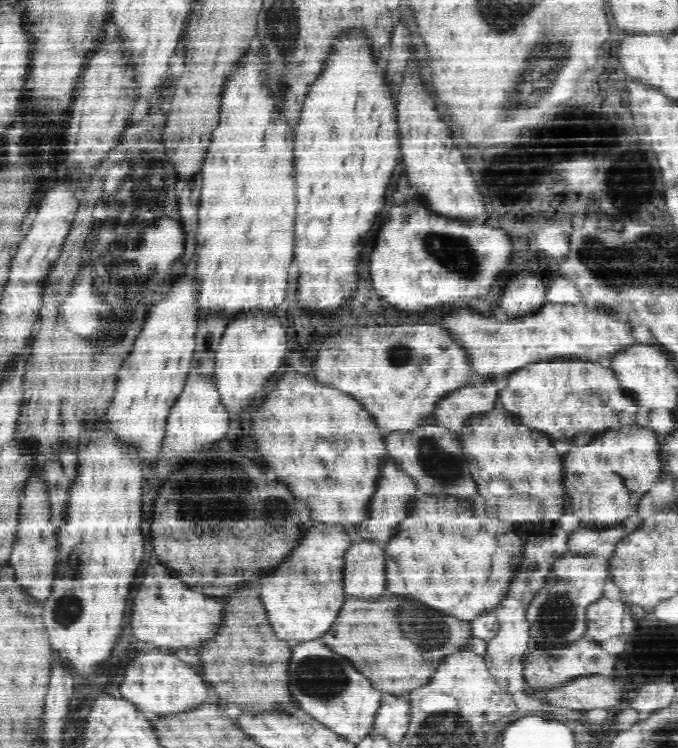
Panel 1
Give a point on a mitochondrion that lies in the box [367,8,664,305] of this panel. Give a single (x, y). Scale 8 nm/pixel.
(551, 45)

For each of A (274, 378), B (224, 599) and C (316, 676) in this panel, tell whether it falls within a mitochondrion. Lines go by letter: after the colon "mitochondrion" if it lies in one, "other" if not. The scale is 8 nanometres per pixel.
A: other
B: other
C: mitochondrion

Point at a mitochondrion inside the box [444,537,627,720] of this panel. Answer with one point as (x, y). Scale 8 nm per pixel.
(555, 619)

